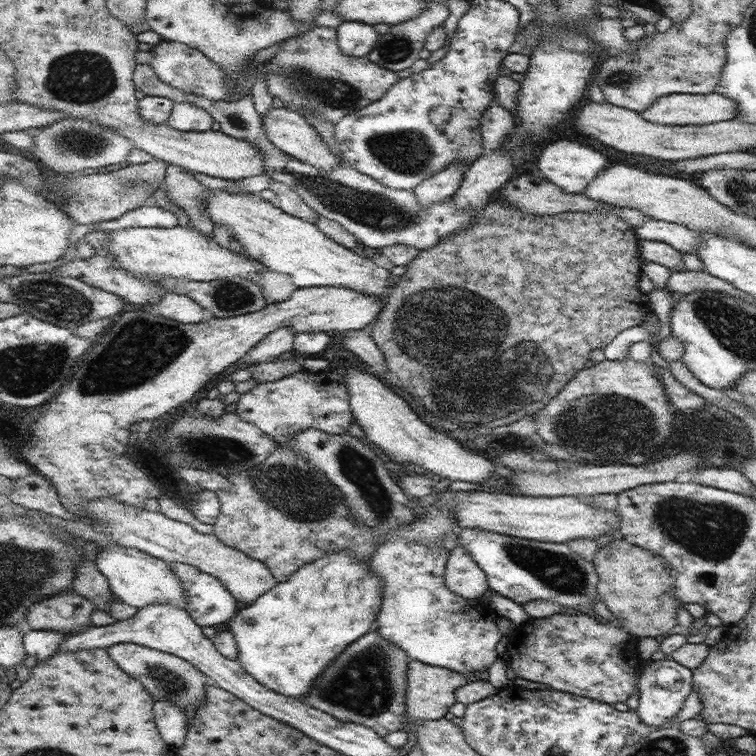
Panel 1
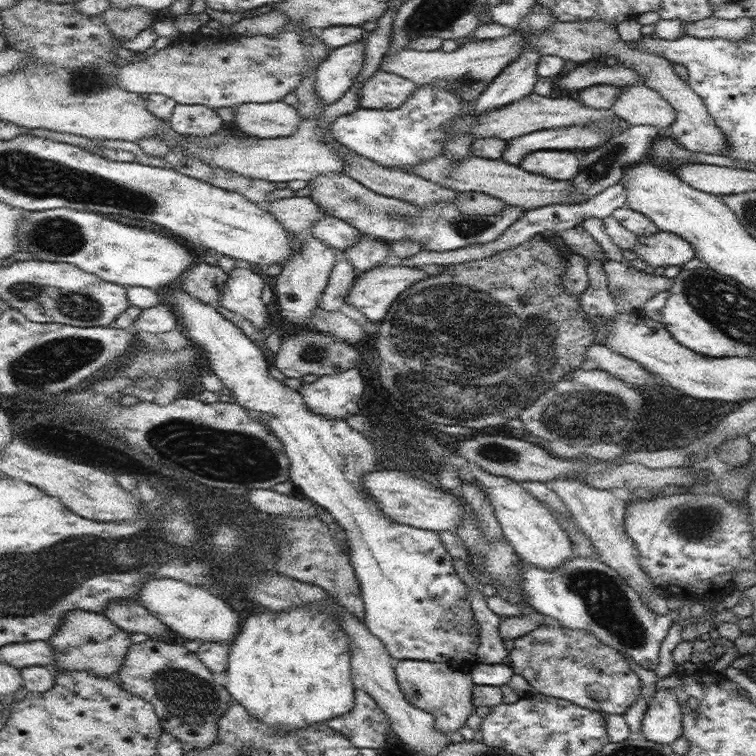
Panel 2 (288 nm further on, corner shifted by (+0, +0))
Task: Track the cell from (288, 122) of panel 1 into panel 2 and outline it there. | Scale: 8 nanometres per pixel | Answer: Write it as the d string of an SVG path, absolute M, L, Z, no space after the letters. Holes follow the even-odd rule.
M287 102L267 104L239 104L233 108L233 122L247 136L257 138L285 138L299 126L297 108Z

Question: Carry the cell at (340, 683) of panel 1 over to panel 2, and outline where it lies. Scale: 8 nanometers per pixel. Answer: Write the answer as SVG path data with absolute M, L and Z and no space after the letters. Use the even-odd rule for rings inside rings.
M355 688L355 704L351 712L327 720L327 726L345 736L357 748L377 750L385 742L389 718L367 692Z

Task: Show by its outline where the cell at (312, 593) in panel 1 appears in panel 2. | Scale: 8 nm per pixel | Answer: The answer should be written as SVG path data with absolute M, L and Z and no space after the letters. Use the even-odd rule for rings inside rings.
M311 604L309 608L293 608L289 612L283 612L281 616L261 616L261 614L253 614L253 616L247 616L245 622L241 624L241 630L235 638L235 642L229 646L229 660L227 660L227 682L225 682L225 688L231 696L233 702L245 706L245 710L255 718L255 720L261 720L263 724L267 726L283 726L283 728L303 728L303 726L309 726L309 724L315 724L315 722L327 722L327 720L333 720L341 714L347 714L351 712L353 704L355 704L355 686L351 682L351 652L349 652L349 642L347 642L347 636L339 624L339 616L333 614L331 606L323 606L323 604Z

